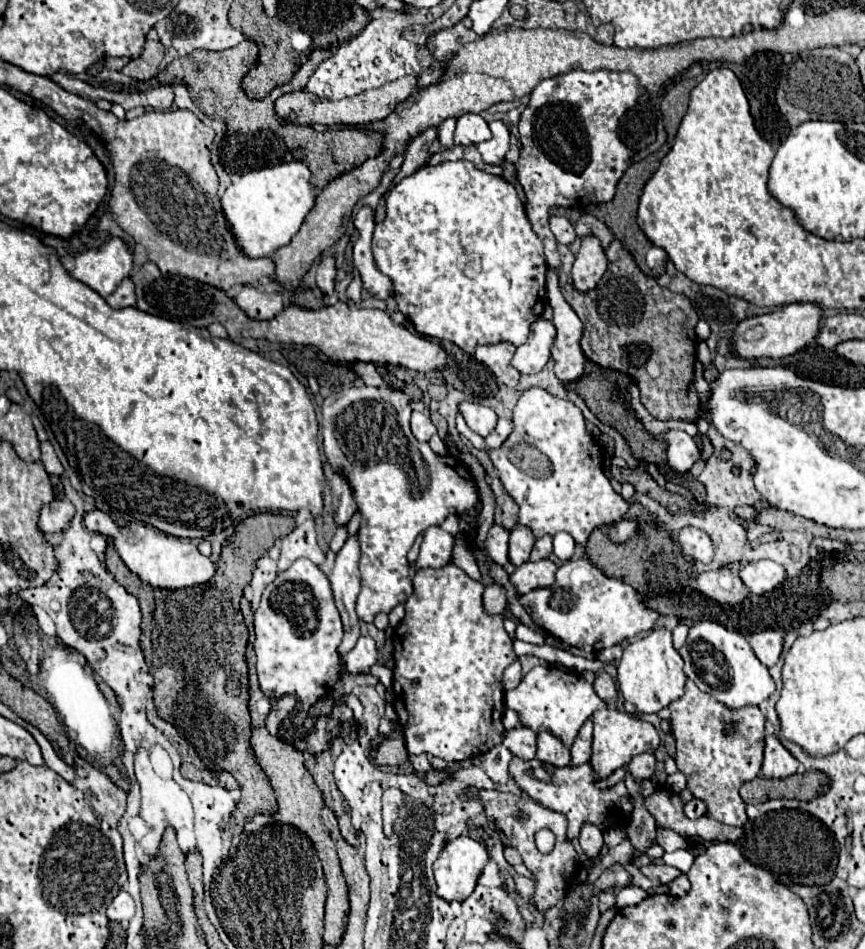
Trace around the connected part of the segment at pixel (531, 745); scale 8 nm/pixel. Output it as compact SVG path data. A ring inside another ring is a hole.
M519 724L505 734L503 744L515 756L519 756L523 760L531 760L531 758L535 758L535 752L537 752L537 734L531 728Z

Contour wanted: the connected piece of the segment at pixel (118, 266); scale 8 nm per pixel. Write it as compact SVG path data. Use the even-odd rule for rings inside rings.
M113 236L101 248L79 254L71 276L107 298L125 278L129 278L133 264L135 254L131 252L131 246L123 238Z

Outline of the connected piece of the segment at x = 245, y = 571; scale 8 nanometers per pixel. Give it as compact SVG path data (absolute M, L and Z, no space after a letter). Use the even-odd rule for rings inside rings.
M261 514L251 518L249 526L243 528L243 524L247 524L247 520L243 520L235 530L235 546L231 540L223 548L211 584L199 584L183 590L157 588L155 598L154 589L149 584L143 584L127 566L123 566L111 542L105 550L105 566L111 576L139 600L143 628L151 626L153 618L153 628L151 632L147 630L147 638L141 638L141 648L155 678L153 698L157 714L173 724L177 732L197 750L207 770L227 770L241 786L241 802L231 818L231 834L235 838L243 834L243 826L251 822L253 816L277 812L273 788L249 746L249 672L245 662L249 632L241 616L239 600L243 596L243 588L251 582L257 560L273 546L273 542L267 544L259 538L265 534L267 540L275 540L279 530L285 538L295 530L295 518L283 514ZM251 528L265 528L265 532L251 532Z

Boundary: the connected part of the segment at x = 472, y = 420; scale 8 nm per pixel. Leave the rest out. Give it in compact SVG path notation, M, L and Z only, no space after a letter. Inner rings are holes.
M463 400L459 402L457 406L459 414L465 418L467 426L477 432L479 436L487 436L493 428L495 428L495 422L497 422L497 416L491 408L487 406L481 406L481 404L475 404L475 402L469 402L469 400Z

